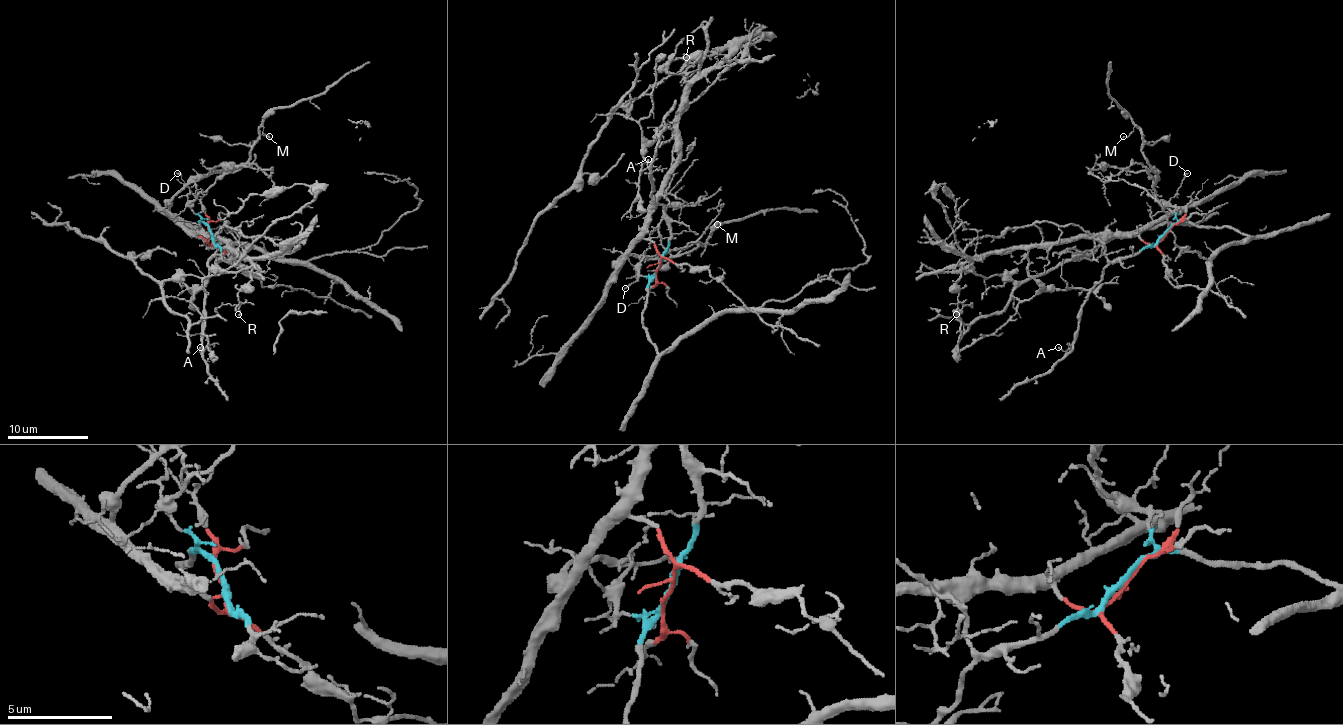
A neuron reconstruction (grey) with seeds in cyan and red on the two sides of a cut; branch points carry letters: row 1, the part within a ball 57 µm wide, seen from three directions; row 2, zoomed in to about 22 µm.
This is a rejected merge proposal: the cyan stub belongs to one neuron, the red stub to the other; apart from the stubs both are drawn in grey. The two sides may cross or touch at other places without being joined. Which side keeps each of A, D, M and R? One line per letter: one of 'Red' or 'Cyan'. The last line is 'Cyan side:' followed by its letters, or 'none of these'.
A: Cyan
D: Cyan
M: Red
R: Red
Cyan side: A, D

